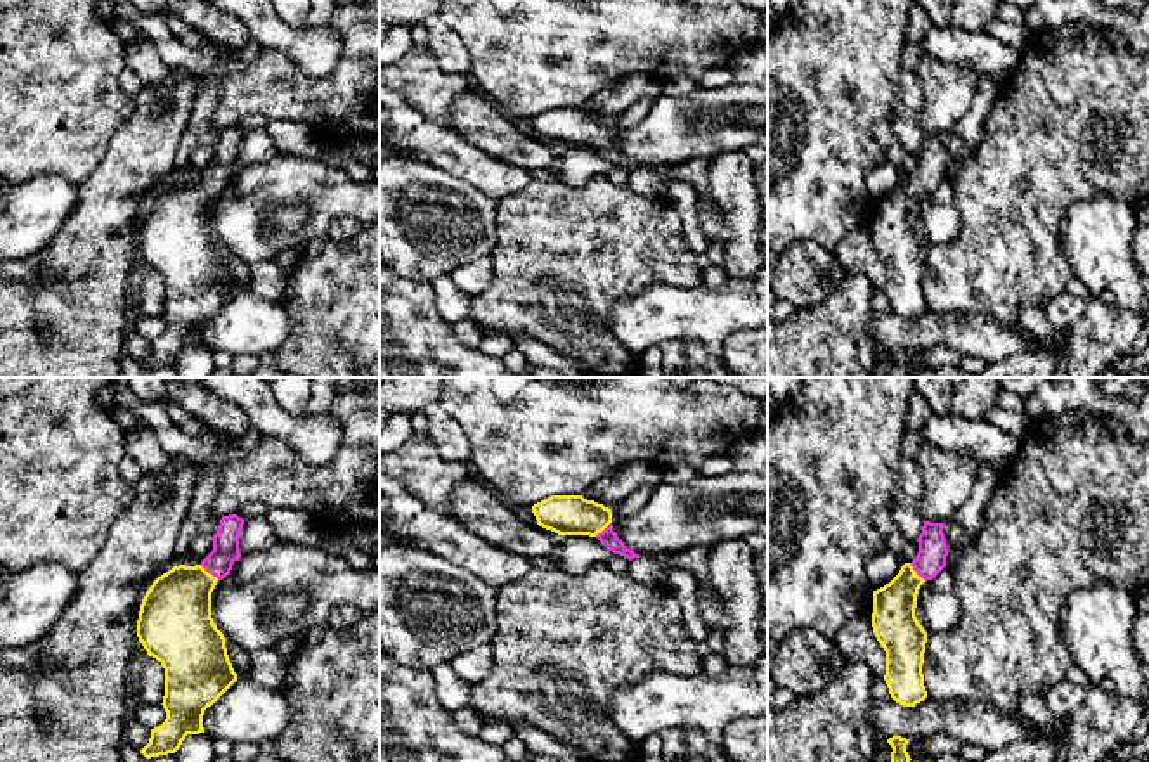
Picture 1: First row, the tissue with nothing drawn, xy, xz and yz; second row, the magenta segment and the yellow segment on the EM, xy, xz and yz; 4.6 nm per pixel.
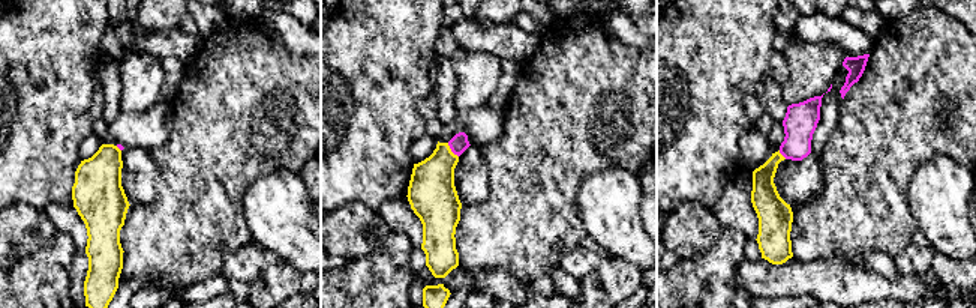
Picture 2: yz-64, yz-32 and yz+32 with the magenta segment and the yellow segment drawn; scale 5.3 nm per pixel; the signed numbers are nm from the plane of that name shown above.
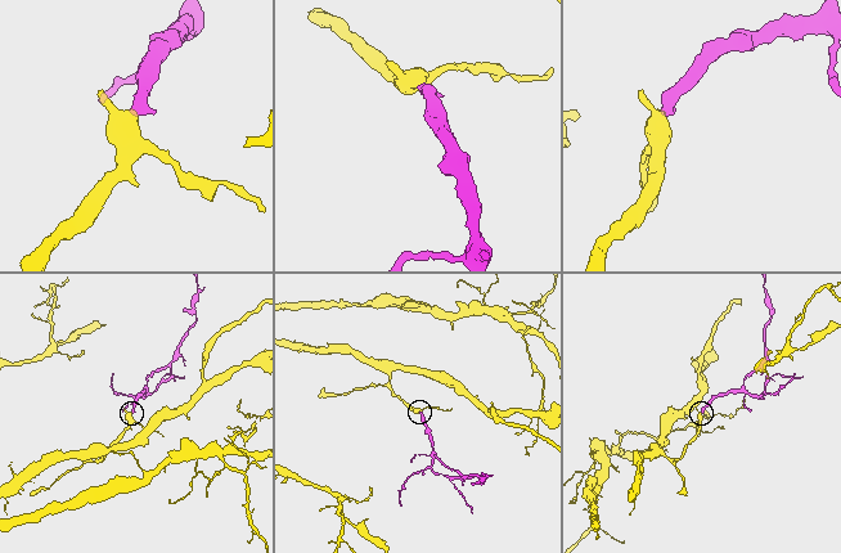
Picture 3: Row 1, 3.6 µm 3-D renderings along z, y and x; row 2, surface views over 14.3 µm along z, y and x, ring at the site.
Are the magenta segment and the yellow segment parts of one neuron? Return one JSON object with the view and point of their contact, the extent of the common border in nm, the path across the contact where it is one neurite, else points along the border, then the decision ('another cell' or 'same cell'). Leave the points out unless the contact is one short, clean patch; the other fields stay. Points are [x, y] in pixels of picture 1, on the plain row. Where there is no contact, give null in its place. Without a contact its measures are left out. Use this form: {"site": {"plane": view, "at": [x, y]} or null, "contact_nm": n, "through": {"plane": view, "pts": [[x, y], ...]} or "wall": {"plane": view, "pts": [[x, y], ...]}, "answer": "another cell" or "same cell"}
{"site": {"plane": "yz", "at": [917, 186]}, "contact_nm": 120, "through": {"plane": "yz", "pts": [[931, 170], [917, 186], [895, 215], [893, 231]]}, "answer": "same cell"}

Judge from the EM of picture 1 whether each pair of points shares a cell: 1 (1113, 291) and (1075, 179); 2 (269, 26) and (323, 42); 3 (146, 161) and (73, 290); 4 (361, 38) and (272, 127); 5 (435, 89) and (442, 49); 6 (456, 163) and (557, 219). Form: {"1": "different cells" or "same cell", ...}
{"1": "different cells", "2": "same cell", "3": "same cell", "4": "different cells", "5": "different cells", "6": "different cells"}

